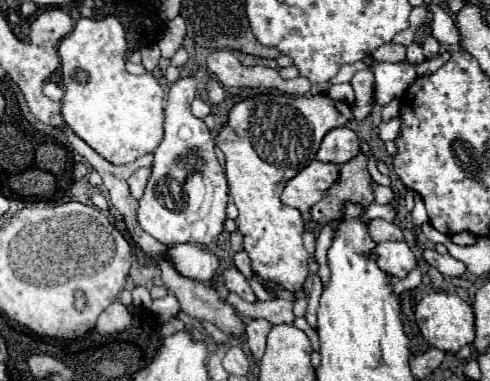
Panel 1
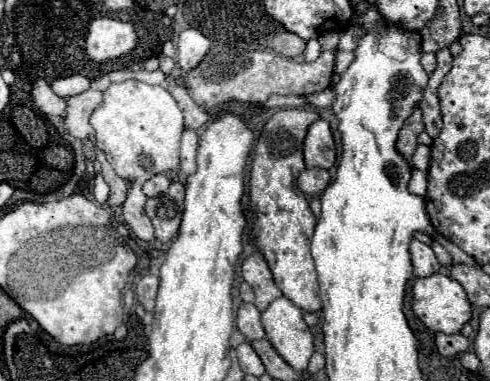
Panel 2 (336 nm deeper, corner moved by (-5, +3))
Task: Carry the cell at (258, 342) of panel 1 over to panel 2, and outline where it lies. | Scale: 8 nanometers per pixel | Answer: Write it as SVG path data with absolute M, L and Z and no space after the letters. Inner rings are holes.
M255 252L253 256L249 256L243 262L241 272L243 272L243 280L253 286L255 298L257 298L255 300L255 306L261 312L267 310L267 306L281 296L281 290L275 286L273 276L271 276L271 270L269 270L265 258L259 252Z

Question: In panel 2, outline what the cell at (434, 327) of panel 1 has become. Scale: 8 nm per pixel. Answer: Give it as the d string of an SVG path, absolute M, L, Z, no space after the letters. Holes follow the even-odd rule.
M433 274L427 278L417 278L412 288L413 304L412 309L417 318L431 330L431 332L443 332L443 334L457 334L461 332L463 324L471 320L471 304L467 300L467 294L463 286L449 276Z

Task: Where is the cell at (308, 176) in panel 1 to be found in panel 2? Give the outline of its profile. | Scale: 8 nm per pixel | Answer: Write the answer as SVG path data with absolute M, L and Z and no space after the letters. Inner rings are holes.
M305 168L299 178L297 178L297 188L307 194L307 196L317 196L321 194L327 184L331 182L331 174L329 170L323 168Z

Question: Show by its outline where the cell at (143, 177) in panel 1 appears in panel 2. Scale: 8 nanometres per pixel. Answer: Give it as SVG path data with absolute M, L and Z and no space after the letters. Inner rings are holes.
M155 174L153 178L149 178L145 184L143 184L143 192L145 196L153 198L153 196L159 196L163 194L171 184L171 178L167 174Z

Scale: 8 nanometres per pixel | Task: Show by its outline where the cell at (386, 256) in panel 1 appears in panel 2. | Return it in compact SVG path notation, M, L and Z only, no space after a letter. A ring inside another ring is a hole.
M419 240L411 242L411 262L413 262L413 274L417 278L419 276L431 276L439 270L439 262L437 262L433 250Z

